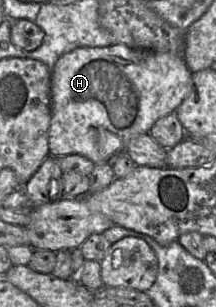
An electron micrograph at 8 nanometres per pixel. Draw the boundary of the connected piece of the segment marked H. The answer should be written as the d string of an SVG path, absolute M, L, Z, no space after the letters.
M114 43L106 47L78 47L63 54L51 73L50 156L79 154L96 165L113 165L118 156L125 154L135 136L149 133L158 119L176 111L188 95L191 84L192 72L185 59L170 53L133 49Z

